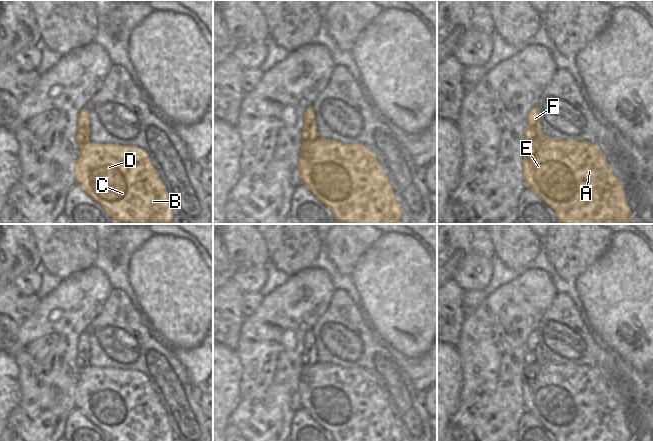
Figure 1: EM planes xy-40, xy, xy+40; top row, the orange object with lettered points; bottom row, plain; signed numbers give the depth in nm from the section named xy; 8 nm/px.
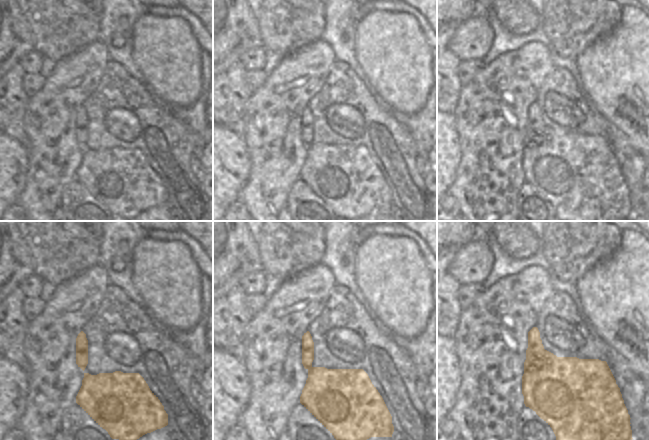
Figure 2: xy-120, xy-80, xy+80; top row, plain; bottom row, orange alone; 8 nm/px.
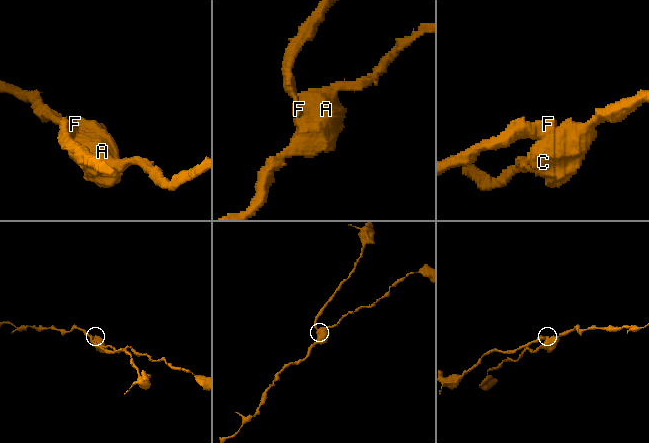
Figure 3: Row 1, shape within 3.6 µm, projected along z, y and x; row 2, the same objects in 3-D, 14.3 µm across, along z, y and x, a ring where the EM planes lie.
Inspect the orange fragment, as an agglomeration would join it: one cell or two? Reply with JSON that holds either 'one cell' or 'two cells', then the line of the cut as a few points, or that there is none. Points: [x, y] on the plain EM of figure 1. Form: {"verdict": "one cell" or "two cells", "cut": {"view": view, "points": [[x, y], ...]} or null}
{"verdict": "two cells", "cut": {"view": "xy+40", "points": [[542, 358], [532, 363], [526, 363]]}}

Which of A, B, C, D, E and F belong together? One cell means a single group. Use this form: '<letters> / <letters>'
A B C D E / F

